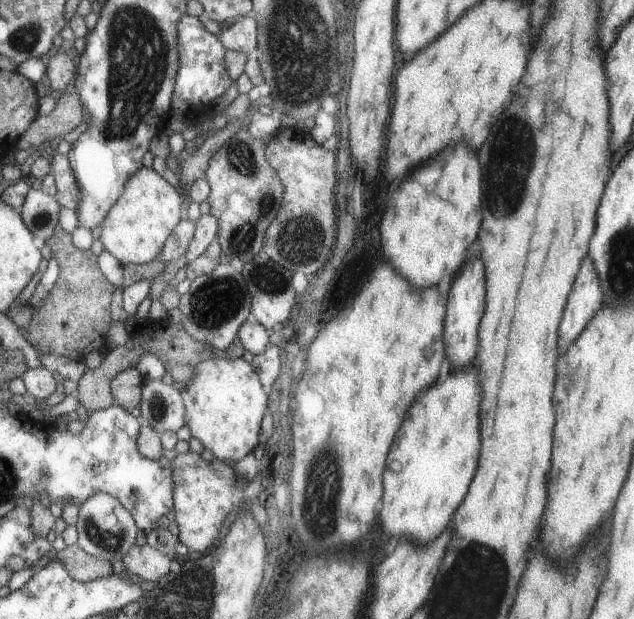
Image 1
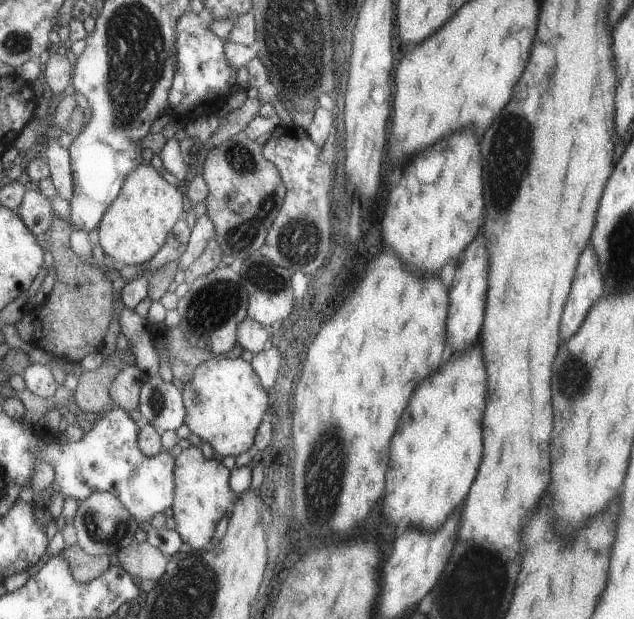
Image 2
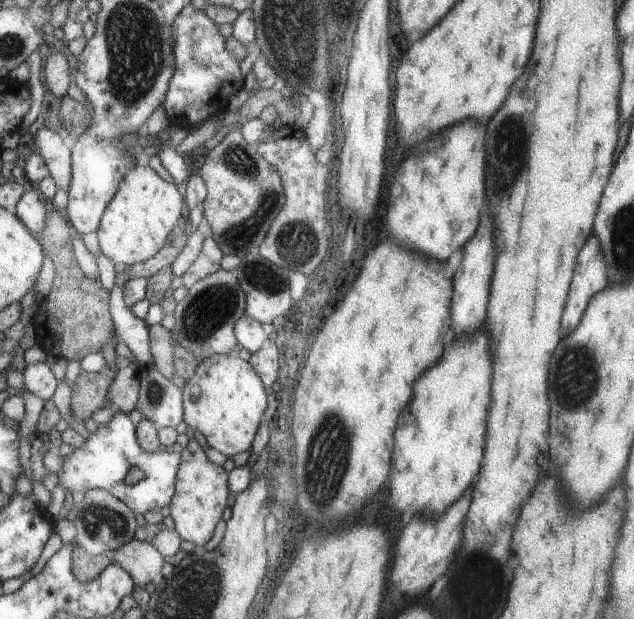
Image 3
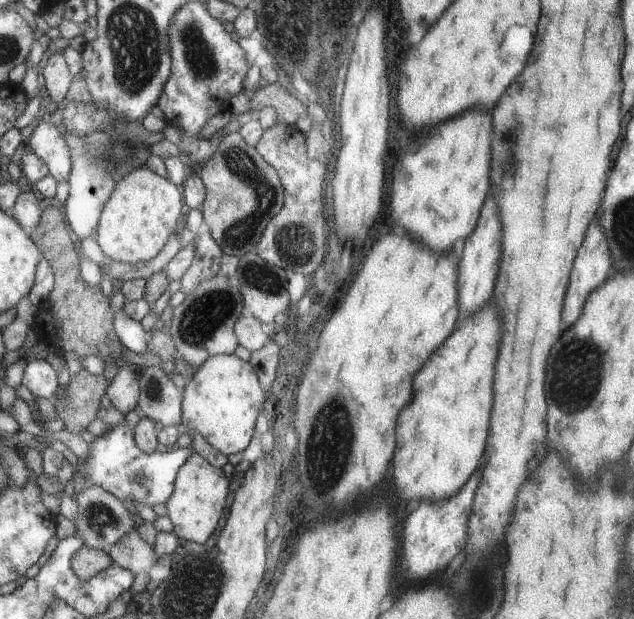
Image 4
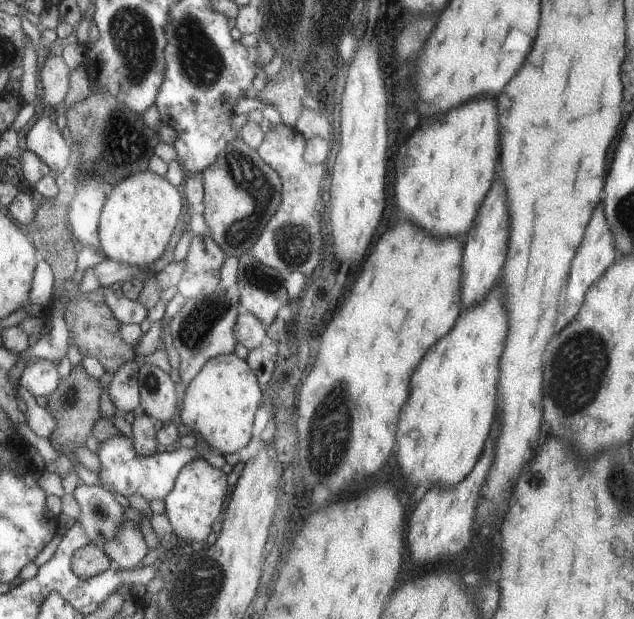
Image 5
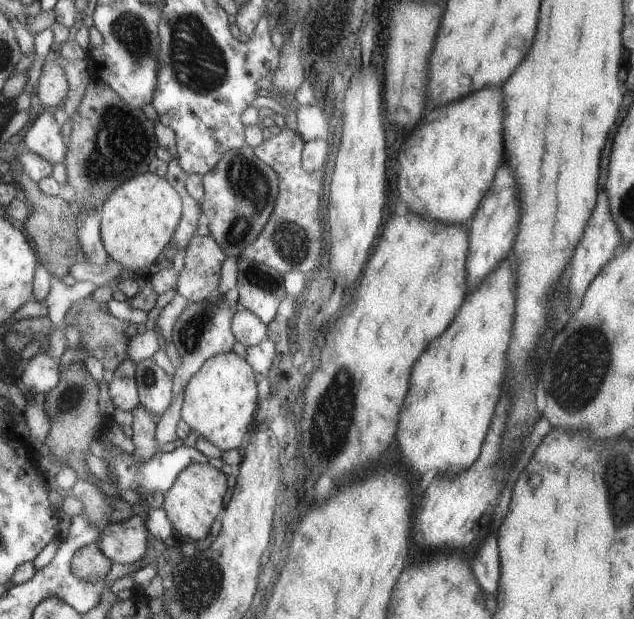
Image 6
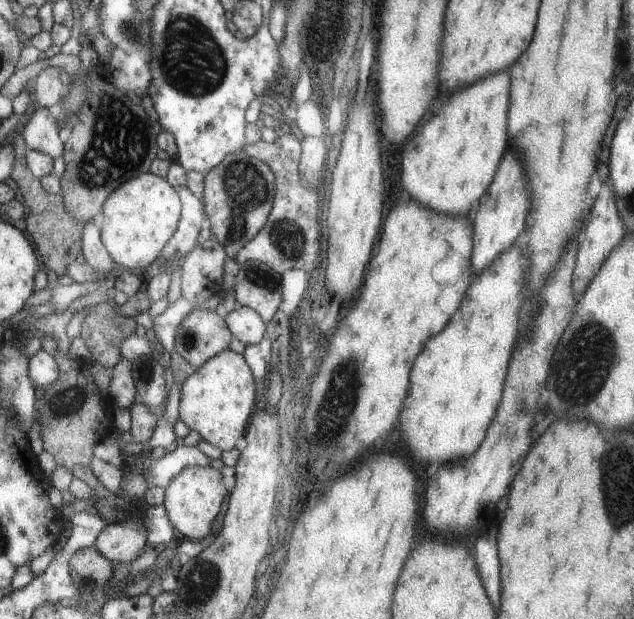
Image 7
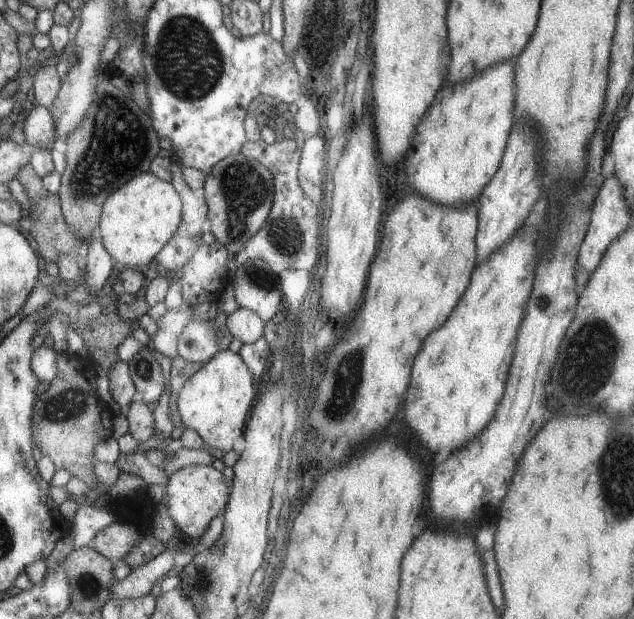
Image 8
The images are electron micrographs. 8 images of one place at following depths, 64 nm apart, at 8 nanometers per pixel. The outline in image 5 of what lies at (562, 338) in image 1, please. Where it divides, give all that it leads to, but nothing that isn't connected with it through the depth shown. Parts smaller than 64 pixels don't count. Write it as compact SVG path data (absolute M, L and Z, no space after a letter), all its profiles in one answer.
M599 204L599 206L595 208L595 214L591 216L591 226L587 226L587 238L583 238L583 246L579 246L579 254L575 254L575 262L571 262L571 274L567 276L567 286L565 286L565 298L563 298L563 310L561 310L561 314L559 314L559 316L561 316L561 318L559 318L559 320L561 320L561 324L559 324L561 328L563 328L563 326L565 326L565 324L567 324L569 320L575 317L575 314L577 314L577 310L582 308L582 302L585 300L586 290L589 289L601 277L603 273L605 273L605 270L607 270L607 268L614 264L617 257L618 257L617 250L615 249L614 244L614 234L612 233L610 224L608 223L608 219L606 218L604 207L603 212L601 212L601 204Z

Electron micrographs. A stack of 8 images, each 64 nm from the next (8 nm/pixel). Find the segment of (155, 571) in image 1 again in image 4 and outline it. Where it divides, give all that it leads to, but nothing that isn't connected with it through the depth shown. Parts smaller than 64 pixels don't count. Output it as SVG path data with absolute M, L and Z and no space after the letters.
M135 528L123 534L115 544L107 546L105 551L114 566L130 570L134 575L134 582L129 587L130 594L133 596L143 592L150 580L149 570L157 563L157 556L153 548L138 536Z

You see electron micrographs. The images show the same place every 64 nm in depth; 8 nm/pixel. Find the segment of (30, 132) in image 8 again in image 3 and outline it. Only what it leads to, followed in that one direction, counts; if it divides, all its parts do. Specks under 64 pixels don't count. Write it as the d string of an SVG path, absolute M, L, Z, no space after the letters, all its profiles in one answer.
M43 125L34 136L33 150L47 165L48 176L55 182L56 188L67 192L71 178L70 144L61 140L54 130Z

